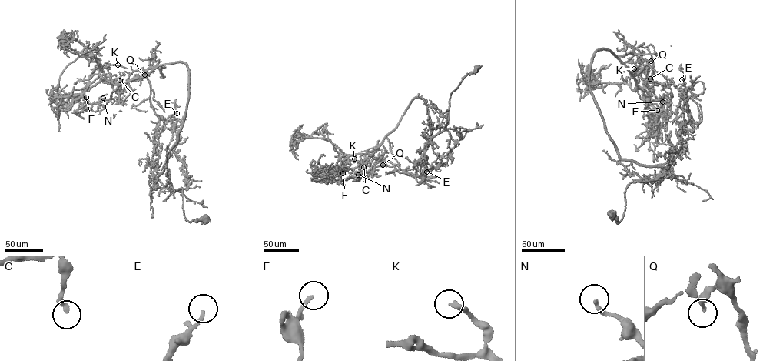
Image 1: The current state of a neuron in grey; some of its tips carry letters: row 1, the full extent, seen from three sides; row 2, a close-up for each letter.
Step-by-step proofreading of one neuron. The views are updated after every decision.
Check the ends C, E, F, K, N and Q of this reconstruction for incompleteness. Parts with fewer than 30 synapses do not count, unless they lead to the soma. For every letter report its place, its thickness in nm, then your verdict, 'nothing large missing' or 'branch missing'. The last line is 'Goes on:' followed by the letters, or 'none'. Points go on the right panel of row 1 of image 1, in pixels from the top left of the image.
C: at (650, 78); 280 nm thick; nothing large missing
E: at (681, 79); 180 nm thick; nothing large missing
F: at (657, 110); 200 nm thick; nothing large missing
K: at (634, 68); 240 nm thick; nothing large missing
N: at (662, 101); 240 nm thick; nothing large missing
Q: at (651, 61); 240 nm thick; nothing large missing
Goes on: none

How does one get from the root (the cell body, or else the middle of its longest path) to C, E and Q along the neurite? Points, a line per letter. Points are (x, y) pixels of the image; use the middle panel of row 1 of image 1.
C: (476, 68), (450, 94), (445, 128), (431, 131), (422, 180), (373, 150), (363, 167)
E: (476, 68), (450, 95), (445, 128), (459, 132), (459, 140), (426, 172)
Q: (476, 68), (450, 94), (445, 128), (431, 137), (431, 131), (422, 179), (417, 182), (388, 161), (383, 165)

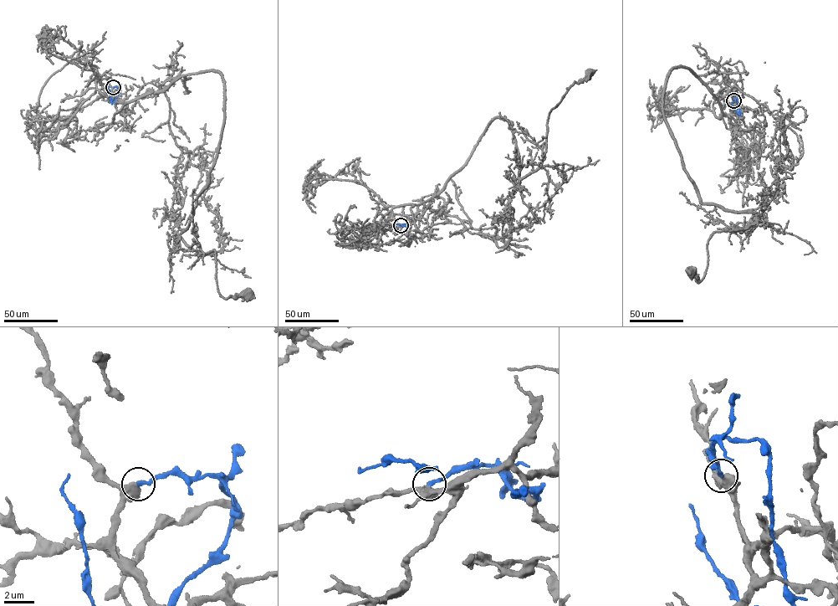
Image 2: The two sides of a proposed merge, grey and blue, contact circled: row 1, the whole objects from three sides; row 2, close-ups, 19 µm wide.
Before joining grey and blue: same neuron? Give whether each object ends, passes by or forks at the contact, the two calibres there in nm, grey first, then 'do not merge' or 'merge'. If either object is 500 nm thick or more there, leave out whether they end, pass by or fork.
600/260 nm | merge

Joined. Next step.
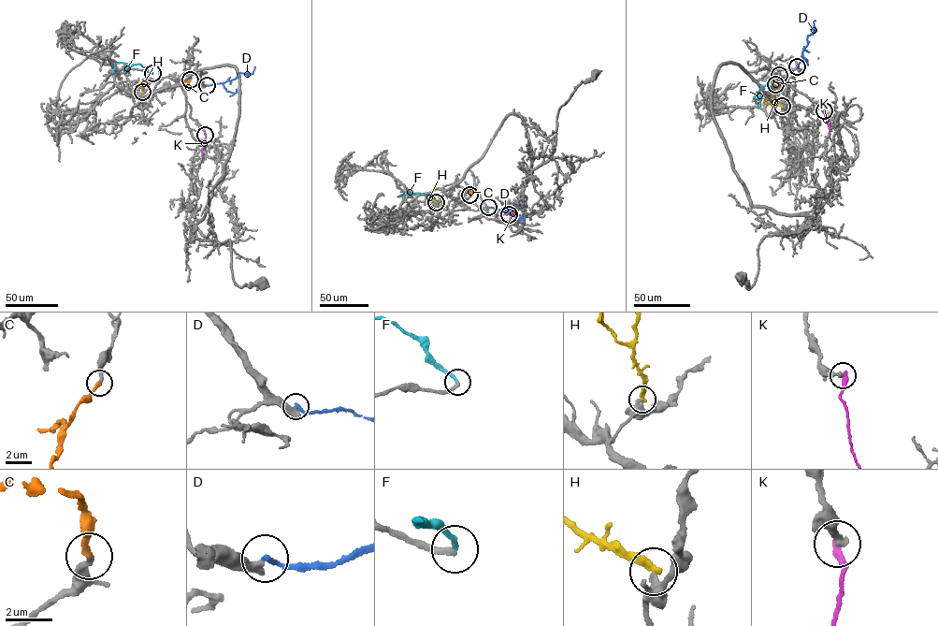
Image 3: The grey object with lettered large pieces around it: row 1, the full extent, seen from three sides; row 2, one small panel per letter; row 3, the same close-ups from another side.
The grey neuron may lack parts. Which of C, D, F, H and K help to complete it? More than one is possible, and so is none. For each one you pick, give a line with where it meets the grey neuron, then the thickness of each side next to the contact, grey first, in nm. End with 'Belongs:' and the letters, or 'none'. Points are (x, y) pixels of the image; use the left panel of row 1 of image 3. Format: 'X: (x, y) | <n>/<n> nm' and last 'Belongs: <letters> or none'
C: (190, 80) | 220/260 nm
Belongs: C

